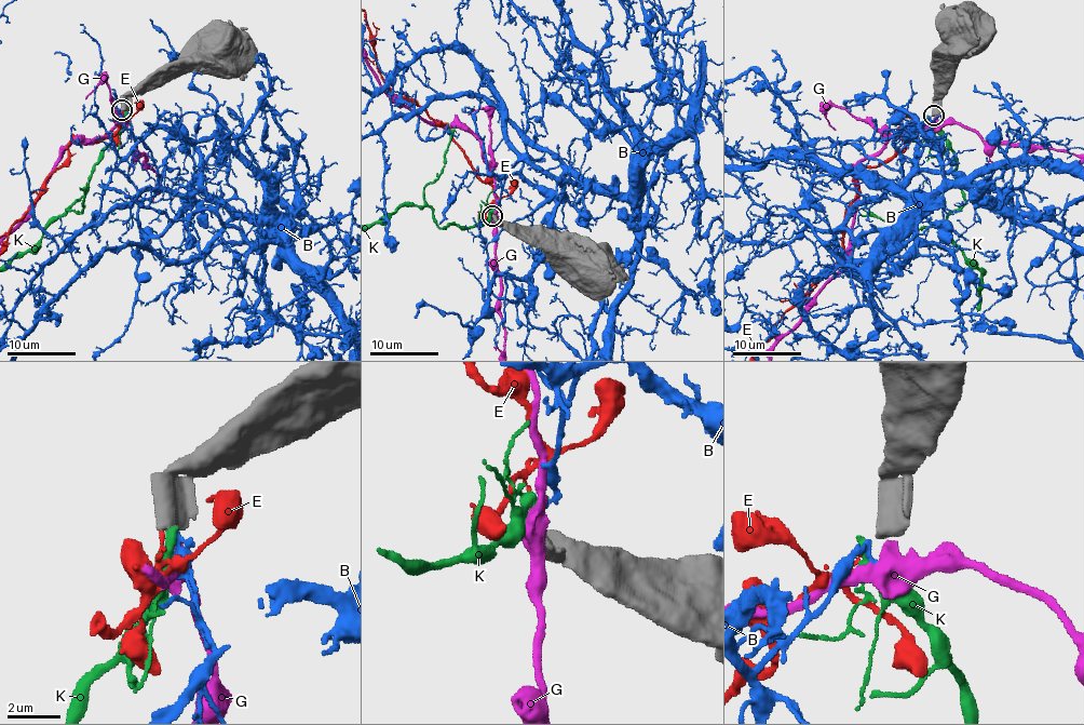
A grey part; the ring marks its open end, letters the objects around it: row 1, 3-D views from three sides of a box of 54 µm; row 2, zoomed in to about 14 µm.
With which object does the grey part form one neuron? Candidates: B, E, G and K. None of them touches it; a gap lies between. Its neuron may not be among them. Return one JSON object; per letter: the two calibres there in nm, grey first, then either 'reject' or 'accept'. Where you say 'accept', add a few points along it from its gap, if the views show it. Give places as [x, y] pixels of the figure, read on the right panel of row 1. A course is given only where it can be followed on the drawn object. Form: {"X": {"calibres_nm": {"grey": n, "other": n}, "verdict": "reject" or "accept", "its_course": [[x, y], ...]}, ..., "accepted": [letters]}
{"B": {"calibres_nm": {"grey": 600, "other": 220}, "verdict": "reject"}, "E": {"calibres_nm": {"grey": 600, "other": 130}, "verdict": "reject"}, "G": {"calibres_nm": {"grey": 600, "other": 500}, "verdict": "reject"}, "K": {"calibres_nm": {"grey": 600, "other": 360}, "verdict": "reject"}, "accepted": []}

